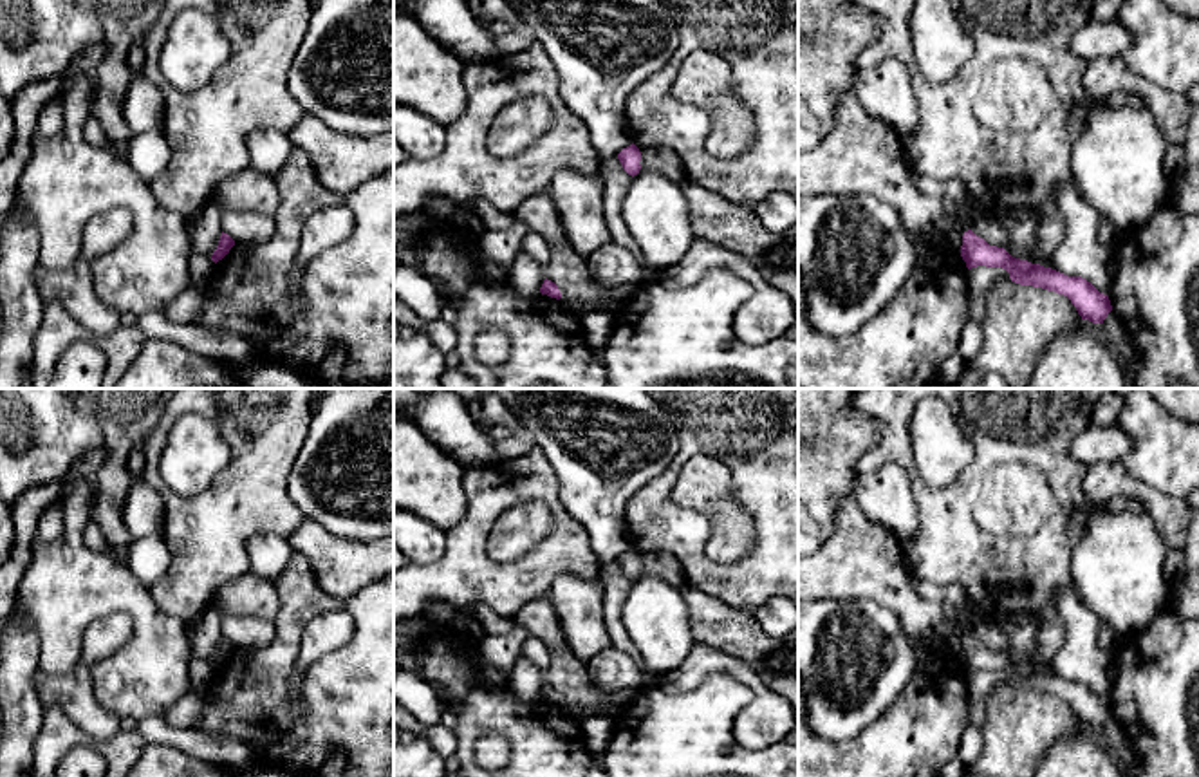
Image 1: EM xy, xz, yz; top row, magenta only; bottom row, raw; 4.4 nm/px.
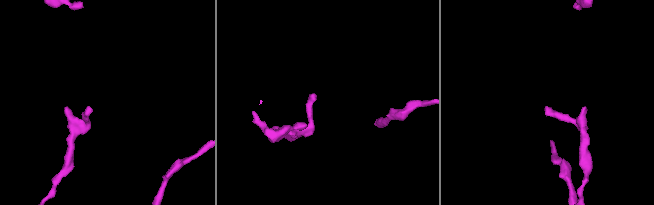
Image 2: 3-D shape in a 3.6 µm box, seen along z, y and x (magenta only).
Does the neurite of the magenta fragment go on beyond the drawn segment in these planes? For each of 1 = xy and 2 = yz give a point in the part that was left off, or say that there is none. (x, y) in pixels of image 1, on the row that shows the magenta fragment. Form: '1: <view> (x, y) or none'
1: none
2: none

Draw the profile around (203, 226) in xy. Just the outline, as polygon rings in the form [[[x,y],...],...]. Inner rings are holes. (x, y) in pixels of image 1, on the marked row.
[[[215,201],[199,208],[193,215],[186,219],[186,229],[193,253],[213,255],[218,246],[222,228],[220,228],[220,208]]]

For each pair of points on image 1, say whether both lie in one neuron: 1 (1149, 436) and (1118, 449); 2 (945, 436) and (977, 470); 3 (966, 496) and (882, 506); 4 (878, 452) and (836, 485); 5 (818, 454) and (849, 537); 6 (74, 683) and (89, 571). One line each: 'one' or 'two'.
1: two
2: two
3: two
4: two
5: two
6: two

